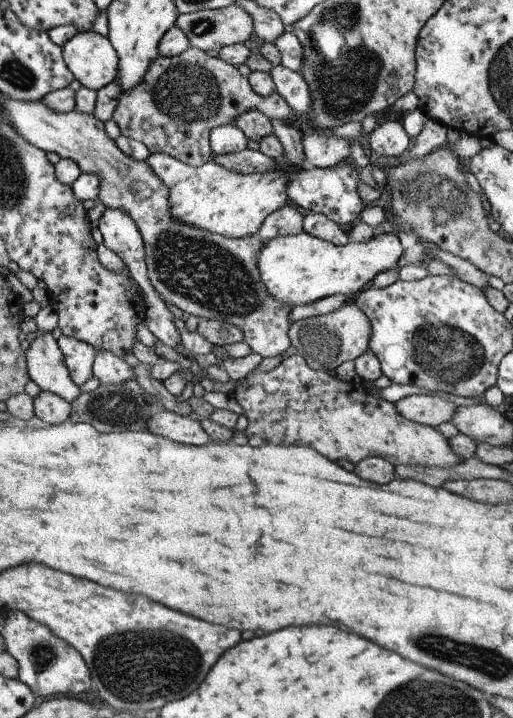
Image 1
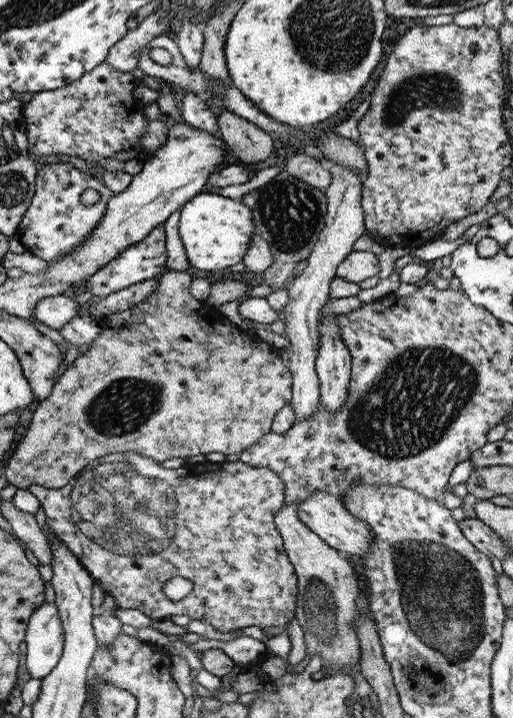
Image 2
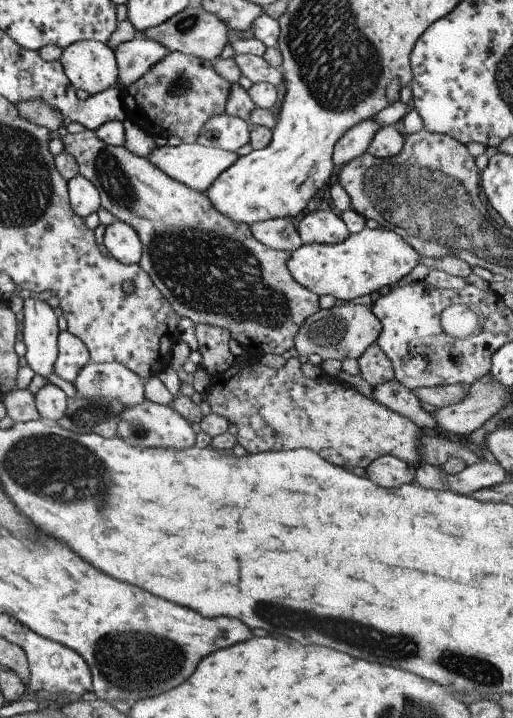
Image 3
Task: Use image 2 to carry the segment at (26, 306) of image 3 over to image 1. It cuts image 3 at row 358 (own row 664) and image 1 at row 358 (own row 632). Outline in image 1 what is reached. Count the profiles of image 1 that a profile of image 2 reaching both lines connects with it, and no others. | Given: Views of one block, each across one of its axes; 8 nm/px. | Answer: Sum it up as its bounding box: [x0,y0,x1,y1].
[25,332,79,403]

